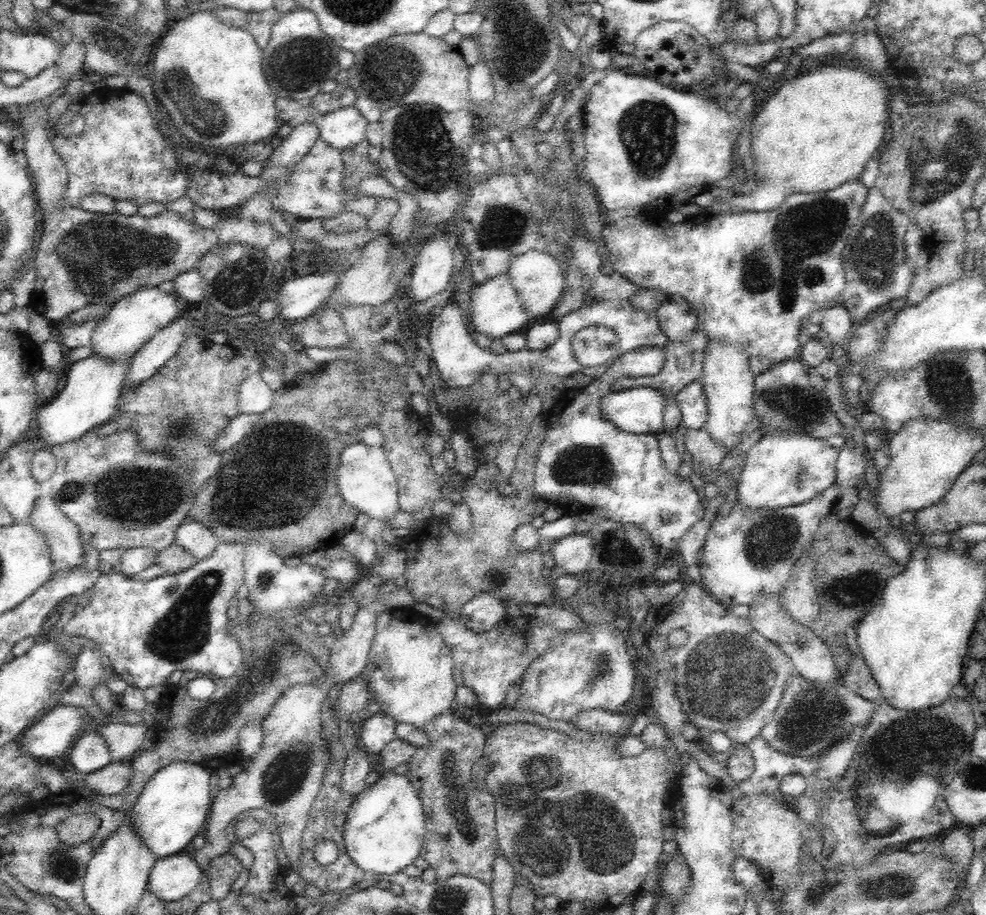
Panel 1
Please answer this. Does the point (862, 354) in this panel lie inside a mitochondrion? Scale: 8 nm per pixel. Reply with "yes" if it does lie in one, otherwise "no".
no

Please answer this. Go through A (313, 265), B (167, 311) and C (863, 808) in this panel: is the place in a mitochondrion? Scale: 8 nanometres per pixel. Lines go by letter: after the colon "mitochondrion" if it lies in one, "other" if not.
A: other
B: other
C: mitochondrion

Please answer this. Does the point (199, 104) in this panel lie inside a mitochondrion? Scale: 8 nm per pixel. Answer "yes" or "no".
yes

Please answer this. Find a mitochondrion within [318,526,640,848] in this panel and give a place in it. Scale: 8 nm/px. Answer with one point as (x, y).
(455, 785)

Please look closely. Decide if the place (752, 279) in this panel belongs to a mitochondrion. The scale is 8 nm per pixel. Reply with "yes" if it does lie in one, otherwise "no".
yes

